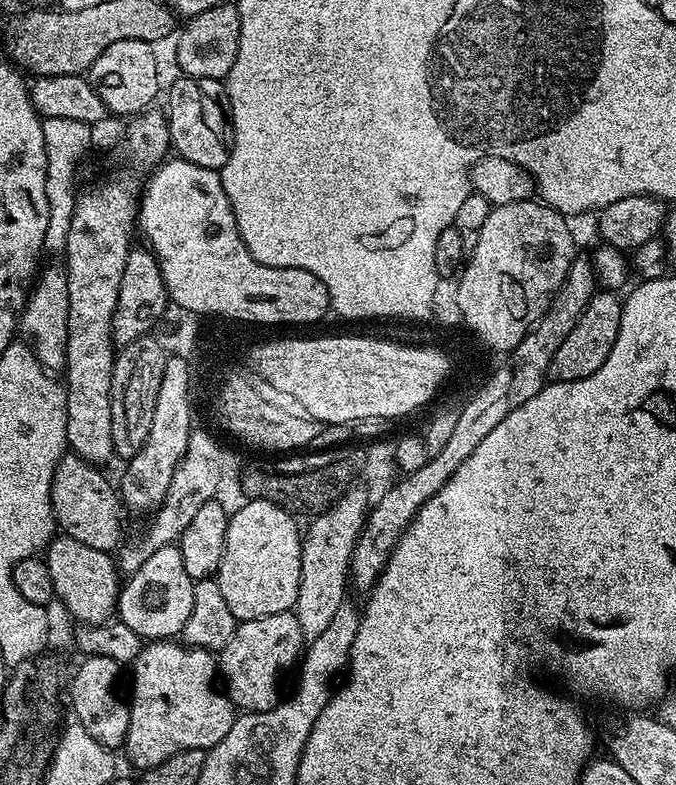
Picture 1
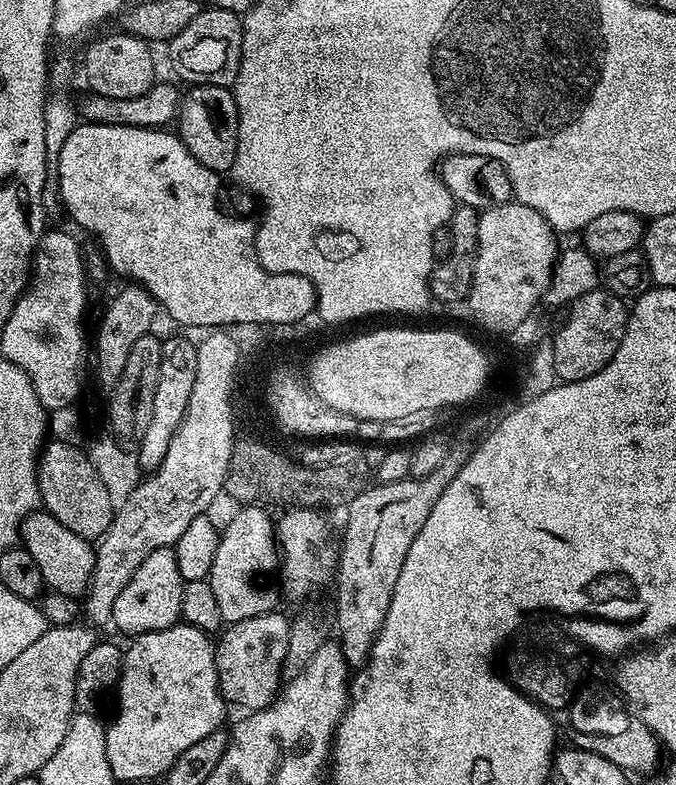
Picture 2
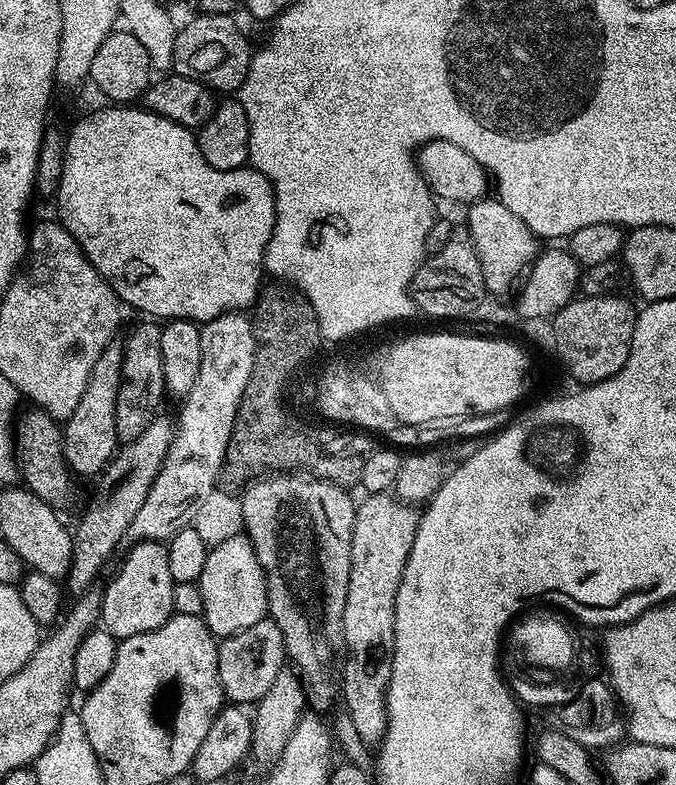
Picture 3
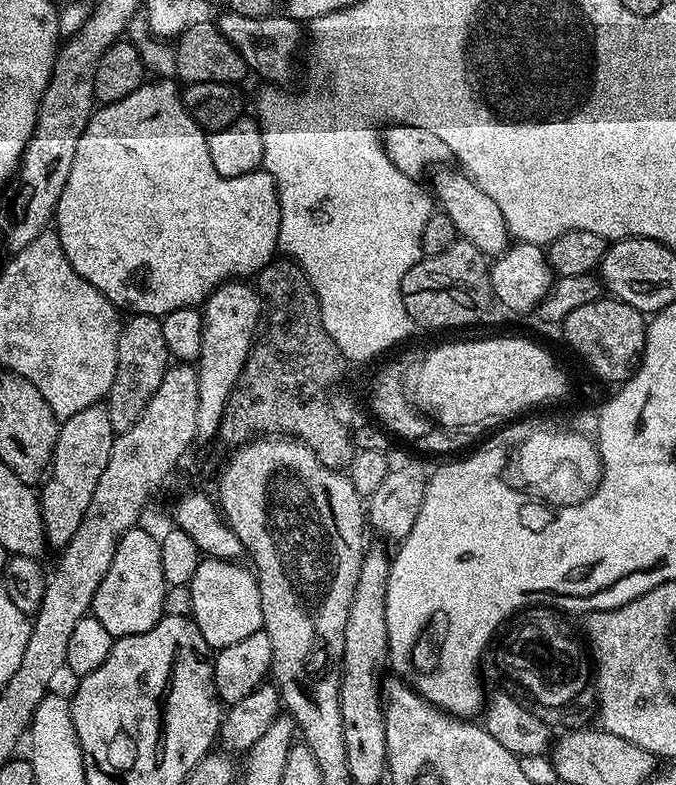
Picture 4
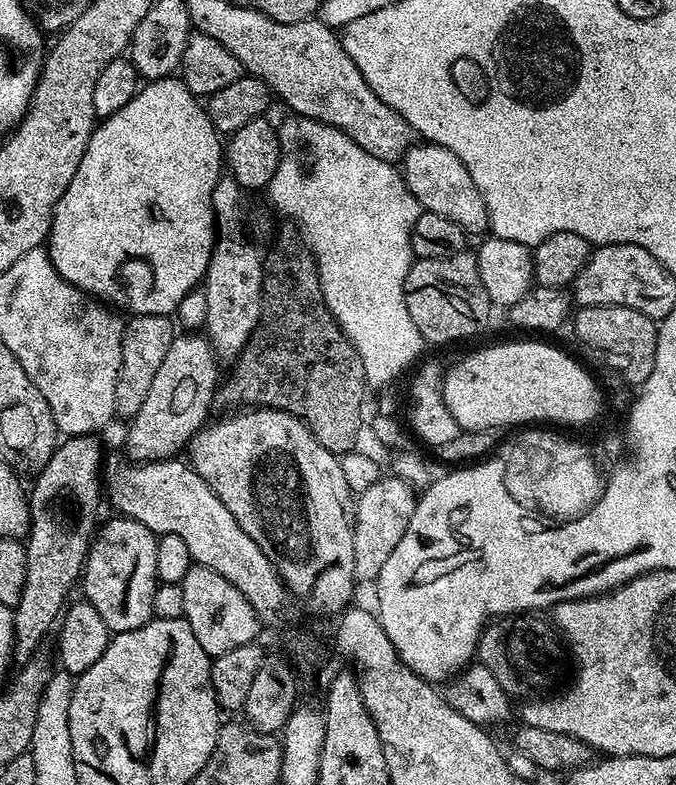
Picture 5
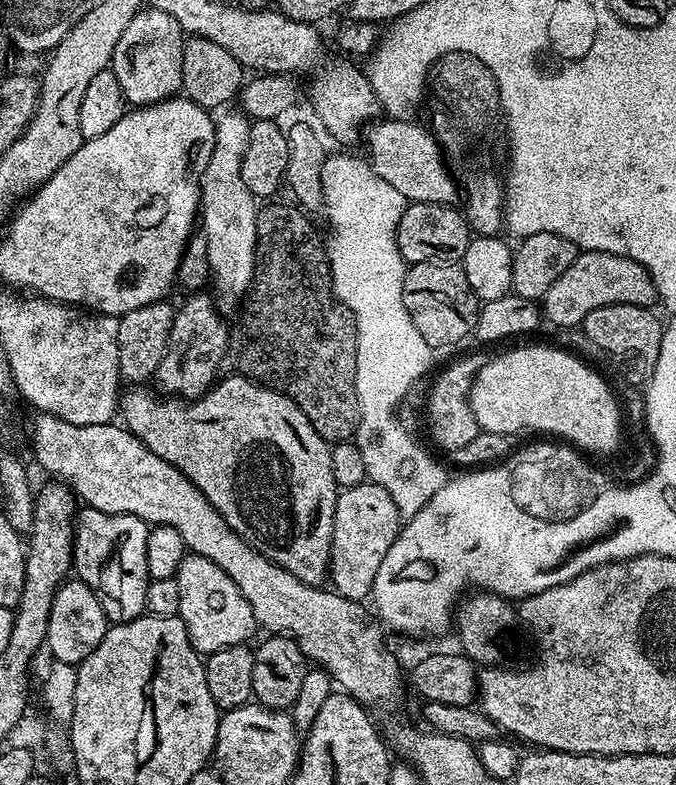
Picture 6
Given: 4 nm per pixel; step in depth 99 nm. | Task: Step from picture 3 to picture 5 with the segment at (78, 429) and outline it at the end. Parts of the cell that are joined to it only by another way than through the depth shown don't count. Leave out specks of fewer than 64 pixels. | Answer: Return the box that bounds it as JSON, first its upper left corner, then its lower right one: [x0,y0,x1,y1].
[12,434,104,666]

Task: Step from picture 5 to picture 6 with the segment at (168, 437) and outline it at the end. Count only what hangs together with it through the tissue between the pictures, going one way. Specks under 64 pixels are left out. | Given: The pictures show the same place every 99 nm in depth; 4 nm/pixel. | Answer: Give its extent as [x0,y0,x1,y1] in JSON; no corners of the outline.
[154,290,230,401]

